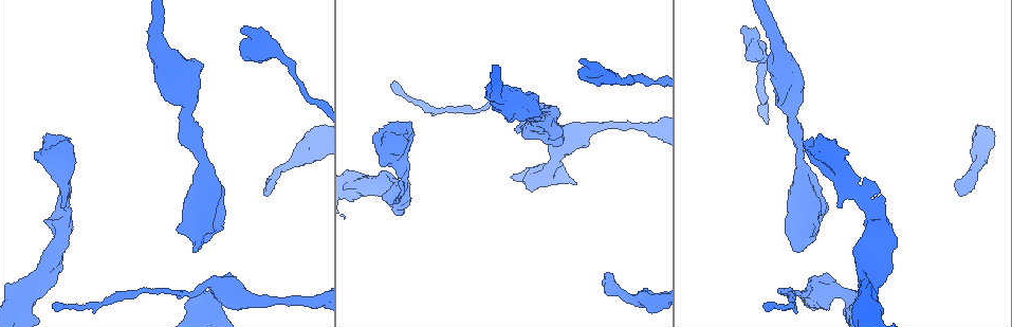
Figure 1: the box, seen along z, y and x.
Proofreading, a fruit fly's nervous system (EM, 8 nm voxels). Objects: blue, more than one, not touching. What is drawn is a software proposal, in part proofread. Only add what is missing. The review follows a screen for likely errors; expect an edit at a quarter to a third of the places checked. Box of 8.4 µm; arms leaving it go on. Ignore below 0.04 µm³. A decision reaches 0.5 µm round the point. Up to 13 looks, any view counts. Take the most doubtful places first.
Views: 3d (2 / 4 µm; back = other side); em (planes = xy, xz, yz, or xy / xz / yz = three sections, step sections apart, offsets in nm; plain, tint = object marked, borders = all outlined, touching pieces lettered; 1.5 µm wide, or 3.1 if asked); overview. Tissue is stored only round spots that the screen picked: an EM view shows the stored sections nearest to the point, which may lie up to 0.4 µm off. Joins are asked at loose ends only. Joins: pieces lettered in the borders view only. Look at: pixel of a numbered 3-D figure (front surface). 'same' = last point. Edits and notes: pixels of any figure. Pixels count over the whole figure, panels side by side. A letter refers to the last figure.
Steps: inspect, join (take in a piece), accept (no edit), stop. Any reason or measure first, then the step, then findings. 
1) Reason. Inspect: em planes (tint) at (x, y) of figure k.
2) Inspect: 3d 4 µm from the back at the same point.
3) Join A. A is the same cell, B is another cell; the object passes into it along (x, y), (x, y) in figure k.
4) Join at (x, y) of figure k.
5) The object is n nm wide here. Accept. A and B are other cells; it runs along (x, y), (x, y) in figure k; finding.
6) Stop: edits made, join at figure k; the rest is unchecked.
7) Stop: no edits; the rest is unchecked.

Thick end. Inspect: em planes (borders) at (242, 30) of figure 1.

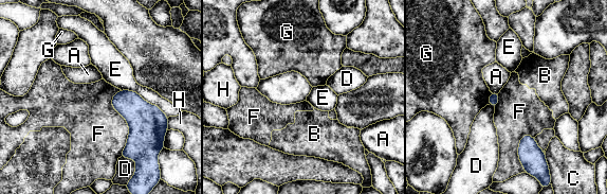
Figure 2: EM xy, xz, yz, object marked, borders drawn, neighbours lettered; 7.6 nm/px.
Accept. A, B, C, D, E, F, G and H are other cells; a border runs along (121, 90), (118, 157) in figure 2; no lettered piece goes on from it.

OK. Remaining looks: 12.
Thick end. Inspect: em yz step 8 (borders) at (410, 122) of figure 1.

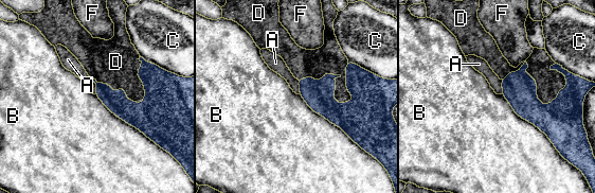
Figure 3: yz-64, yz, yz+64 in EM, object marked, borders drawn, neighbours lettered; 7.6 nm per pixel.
Inspect: em planes (borders) at the same point.

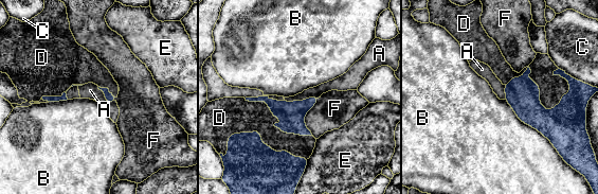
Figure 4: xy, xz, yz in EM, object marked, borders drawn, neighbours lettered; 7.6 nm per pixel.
Join D. D is the same cell, A, B, C, E and F are other cells; the object passes into it along (523, 94), (539, 90), (542, 68) in figure 4; it goes on there.

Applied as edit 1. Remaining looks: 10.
Inspect: overview.

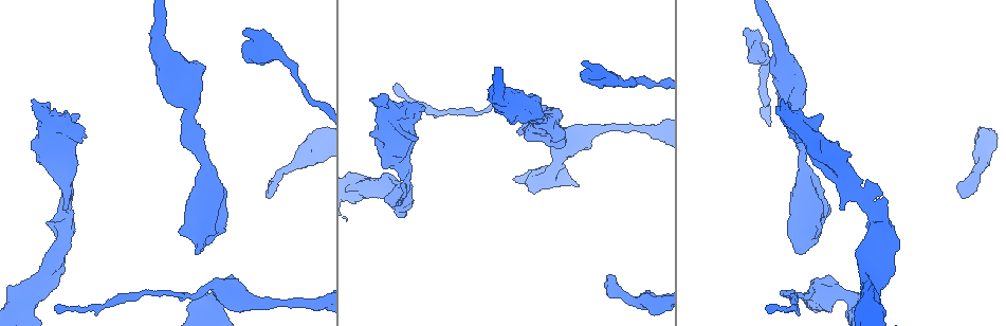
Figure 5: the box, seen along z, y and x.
An open end. Inspect: 3d 4 µm at (607, 281) of figure 5.

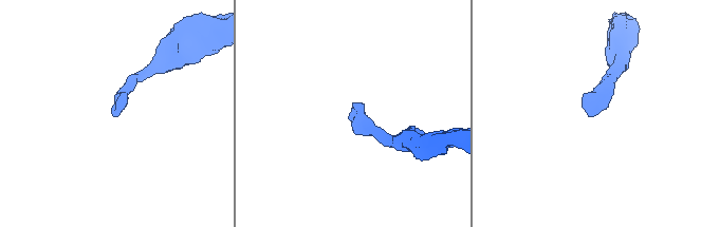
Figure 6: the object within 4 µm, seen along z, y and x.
Inspect: em planes (borders) at (114, 116) of figure 6.

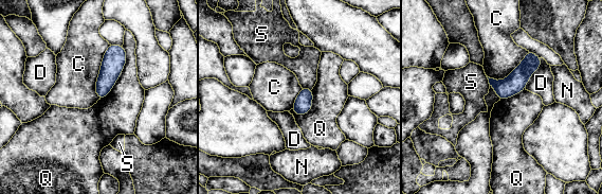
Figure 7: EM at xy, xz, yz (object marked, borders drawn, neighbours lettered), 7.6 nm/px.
The longest contact is with Q, 460 nm. Accept. C, D, N, Q and S are other cells; a border runs along (123, 45), (123, 71), (99, 100) in figure 7; no lettered piece goes on from it.

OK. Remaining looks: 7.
Stops while still wide. Inspect: 3d 4 µm at (797, 253) of figure 5.

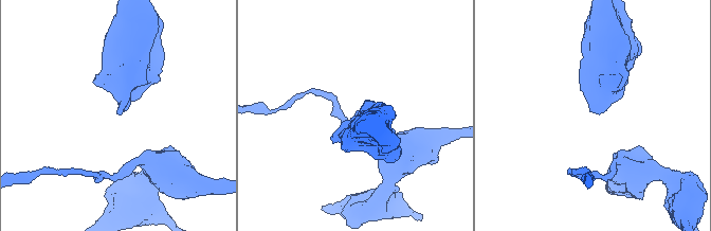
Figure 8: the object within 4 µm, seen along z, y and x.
Inspect: em yz step 8 (tint) at (596, 111) of figure 8.

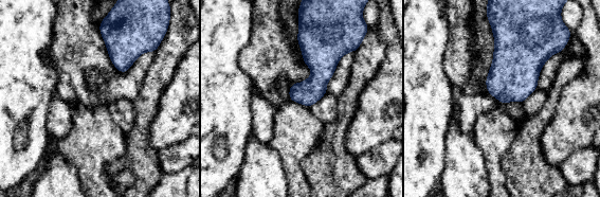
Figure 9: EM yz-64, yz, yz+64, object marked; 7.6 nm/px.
Inspect: em planes (borders) at the same point.

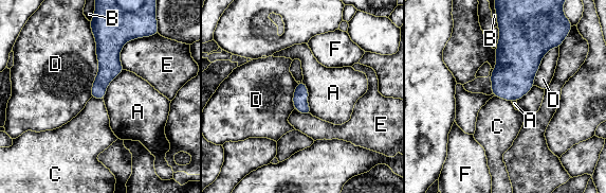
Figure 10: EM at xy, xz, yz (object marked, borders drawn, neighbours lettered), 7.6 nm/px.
Accept. A, B, C, D, E and F are other cells; a border runs along (494, 95), (511, 102) in figure 10; none of them fits.

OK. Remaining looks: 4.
Inspect: 3d 4 µm from the back at (402, 190) of figure 5.

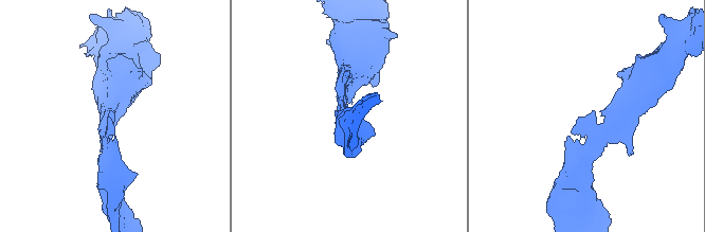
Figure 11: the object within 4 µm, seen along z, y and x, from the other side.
Shape alone is not enough. Inspect: em yz step 8 (tint) at (108, 118) of figure 11.

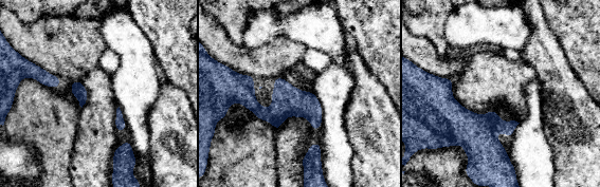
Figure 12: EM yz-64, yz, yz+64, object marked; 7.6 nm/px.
Another direction. Inspect: em planes (borders) at the same point.

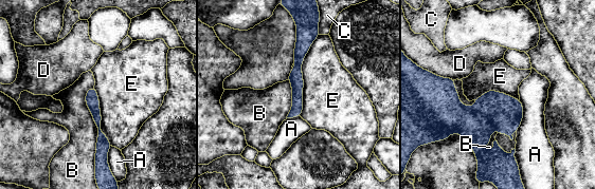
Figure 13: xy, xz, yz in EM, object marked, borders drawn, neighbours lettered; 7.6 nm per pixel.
Accept. A, B, C, D and E are other cells; a border runs along (320, 35), (302, 64), (300, 116) in figure 13; none of them fits.

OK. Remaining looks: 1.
Stop: edits made, join at figure 4; the rest is unchecked.

